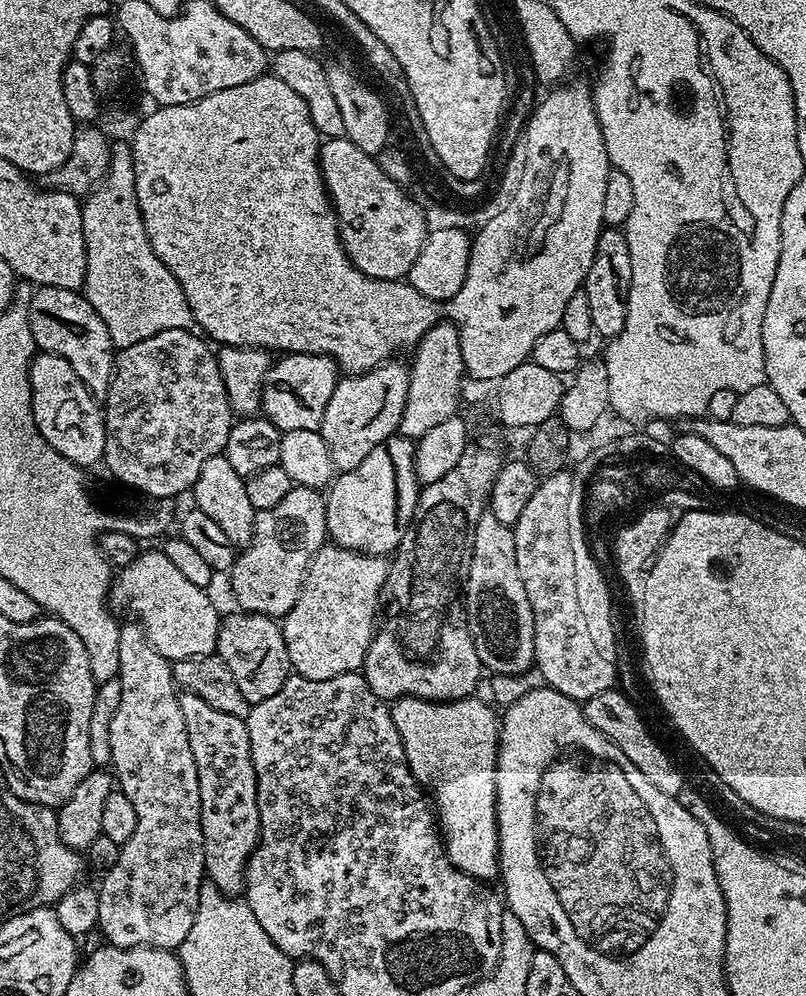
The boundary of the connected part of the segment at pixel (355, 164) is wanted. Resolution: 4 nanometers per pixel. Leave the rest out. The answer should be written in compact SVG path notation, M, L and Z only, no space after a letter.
M334 136L321 143L318 163L328 197L332 199L332 209L336 211L340 245L346 250L352 265L370 278L405 279L430 231L430 224L424 221L423 210L404 193L407 191L401 185L395 184L393 180L386 178L386 174L382 174L382 166L378 166L375 156L368 156L358 150L358 146L354 146L354 142L344 136Z

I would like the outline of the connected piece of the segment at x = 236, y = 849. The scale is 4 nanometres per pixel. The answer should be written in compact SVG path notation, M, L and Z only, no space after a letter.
M179 693L182 722L186 722L186 734L190 738L190 754L194 754L194 766L198 766L198 790L200 791L200 817L204 835L204 870L207 879L219 892L233 898L244 891L244 868L250 854L260 840L260 819L256 805L256 775L250 754L250 734L245 717L222 714L214 710L198 694Z

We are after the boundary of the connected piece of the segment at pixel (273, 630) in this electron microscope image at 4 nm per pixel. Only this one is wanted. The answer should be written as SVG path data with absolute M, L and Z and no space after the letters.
M235 610L220 621L215 655L226 662L238 690L242 690L248 705L257 704L266 698L274 698L278 690L293 675L290 654L286 650L283 627L273 617Z

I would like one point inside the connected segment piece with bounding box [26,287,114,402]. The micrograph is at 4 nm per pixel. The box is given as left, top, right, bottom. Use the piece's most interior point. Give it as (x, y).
(63, 323)

